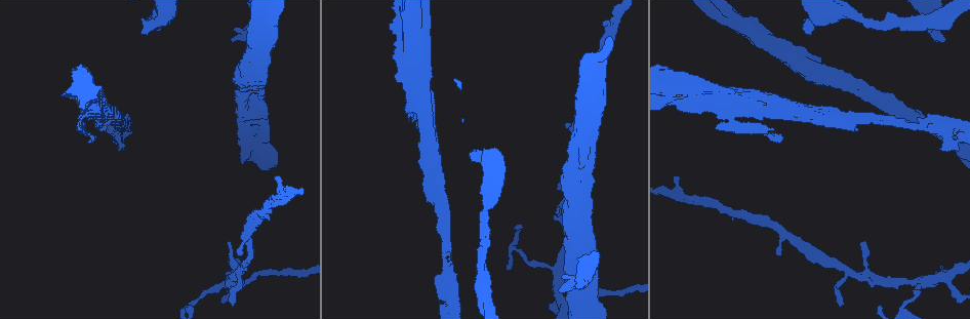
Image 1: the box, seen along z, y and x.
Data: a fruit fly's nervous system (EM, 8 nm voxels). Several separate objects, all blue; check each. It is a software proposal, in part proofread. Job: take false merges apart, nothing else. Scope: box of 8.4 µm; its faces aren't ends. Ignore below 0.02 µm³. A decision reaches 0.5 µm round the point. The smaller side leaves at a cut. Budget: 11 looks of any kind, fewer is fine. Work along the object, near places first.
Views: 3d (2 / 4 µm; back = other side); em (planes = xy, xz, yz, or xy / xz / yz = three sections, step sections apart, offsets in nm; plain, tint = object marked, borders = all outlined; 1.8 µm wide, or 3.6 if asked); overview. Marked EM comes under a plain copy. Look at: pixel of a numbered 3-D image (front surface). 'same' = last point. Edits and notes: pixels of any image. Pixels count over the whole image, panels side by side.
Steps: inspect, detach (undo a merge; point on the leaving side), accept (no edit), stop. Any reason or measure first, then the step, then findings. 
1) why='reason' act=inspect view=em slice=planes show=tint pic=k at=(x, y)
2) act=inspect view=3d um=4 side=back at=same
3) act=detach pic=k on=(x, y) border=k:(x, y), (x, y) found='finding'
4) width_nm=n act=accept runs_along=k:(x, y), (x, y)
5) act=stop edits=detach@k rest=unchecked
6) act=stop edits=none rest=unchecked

why='arms part here' act=inspect view=3d um=4 pic=1 at=(574, 259)

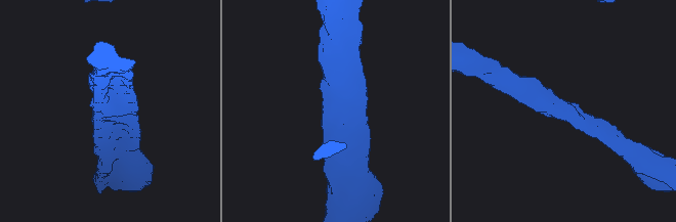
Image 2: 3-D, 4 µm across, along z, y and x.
act=inspect view=em slice=yz step=8 show=tint pic=2 at=(567, 113)

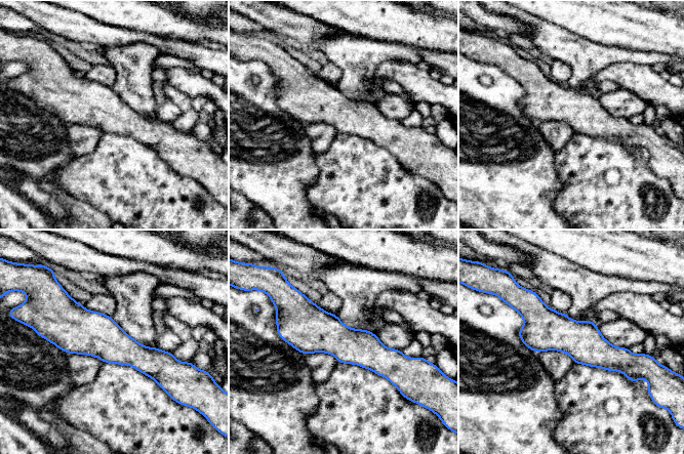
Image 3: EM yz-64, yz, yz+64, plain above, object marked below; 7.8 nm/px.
why='another direction' act=inspect view=em slice=planes show=tint at=same

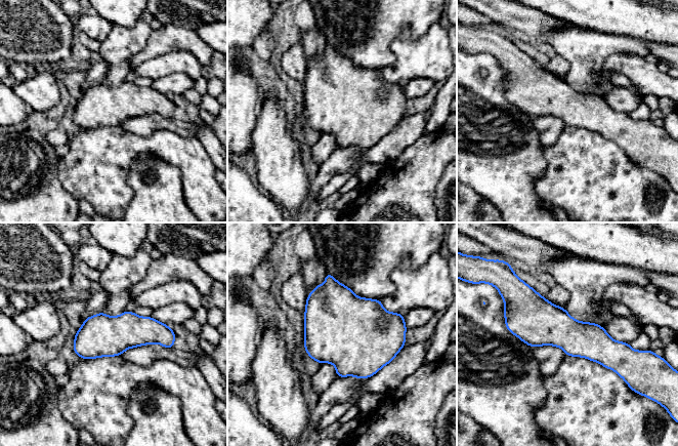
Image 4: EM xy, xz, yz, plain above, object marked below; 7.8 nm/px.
act=accept found='all the same neuron'

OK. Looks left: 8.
why='sudden change in width' act=inspect view=em slice=yz step=4 show=tint pic=1 at=(560, 267)

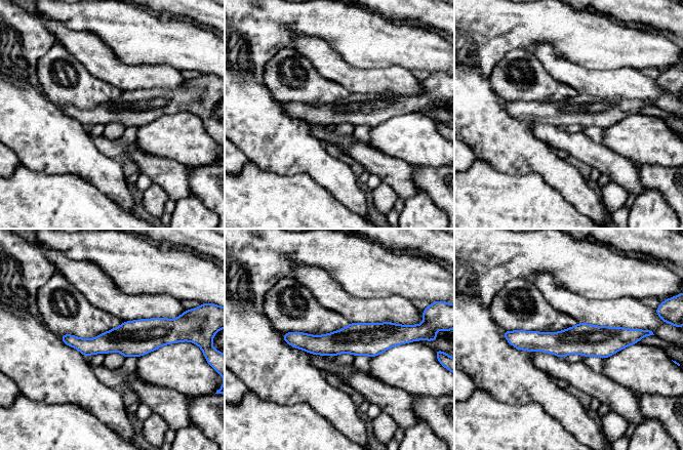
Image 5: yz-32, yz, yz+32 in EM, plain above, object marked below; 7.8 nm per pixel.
act=inspect view=em slice=planes show=tint at=same

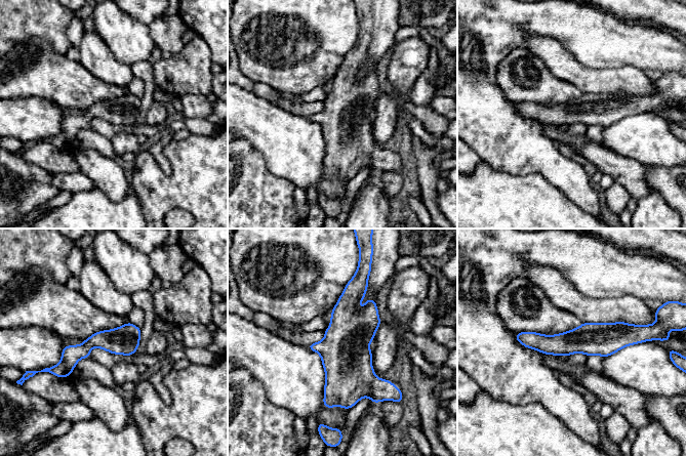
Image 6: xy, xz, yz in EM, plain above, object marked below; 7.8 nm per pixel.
width_nm=220 act=accept runs_along=6:(518, 335), (536, 341), (634, 338) found='continuous, no second neuron'

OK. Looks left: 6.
why='arms part here' act=inspect view=3d um=4 side=back pic=1 at=(937, 125)

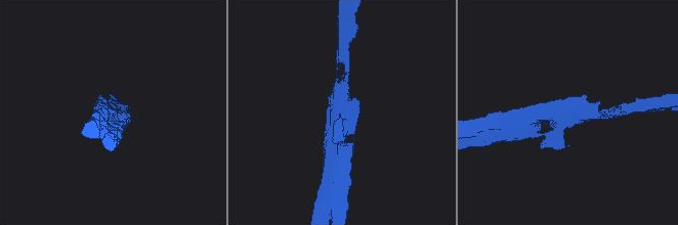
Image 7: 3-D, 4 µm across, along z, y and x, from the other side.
why='shape alone is not enough' act=inspect view=em slice=planes show=tint pic=7 at=(340, 111)

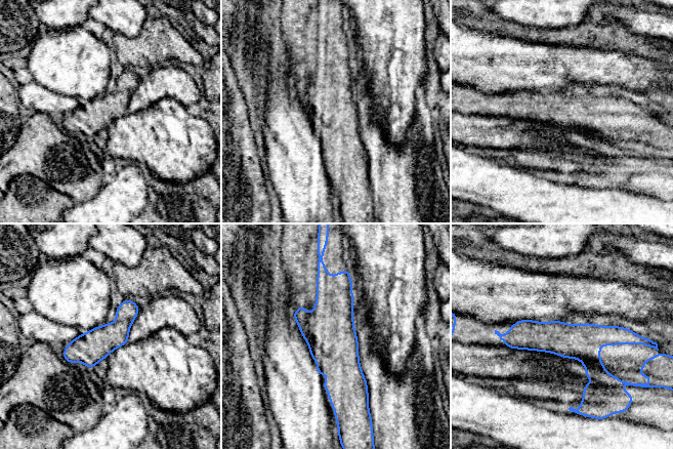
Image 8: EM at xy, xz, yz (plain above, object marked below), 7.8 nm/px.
act=accept found='continuous, no second neuron'

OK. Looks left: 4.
why='thick turns thin' act=inspect view=em slice=xy step=4 show=tint pic=1 at=(814, 17)

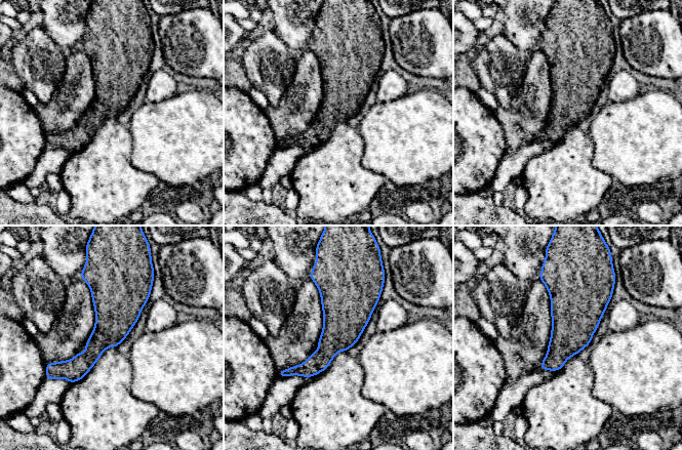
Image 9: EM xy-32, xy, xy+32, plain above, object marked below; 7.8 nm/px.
act=accept found='all the same neuron'

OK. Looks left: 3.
act=stop edits=none rest=unchecked

